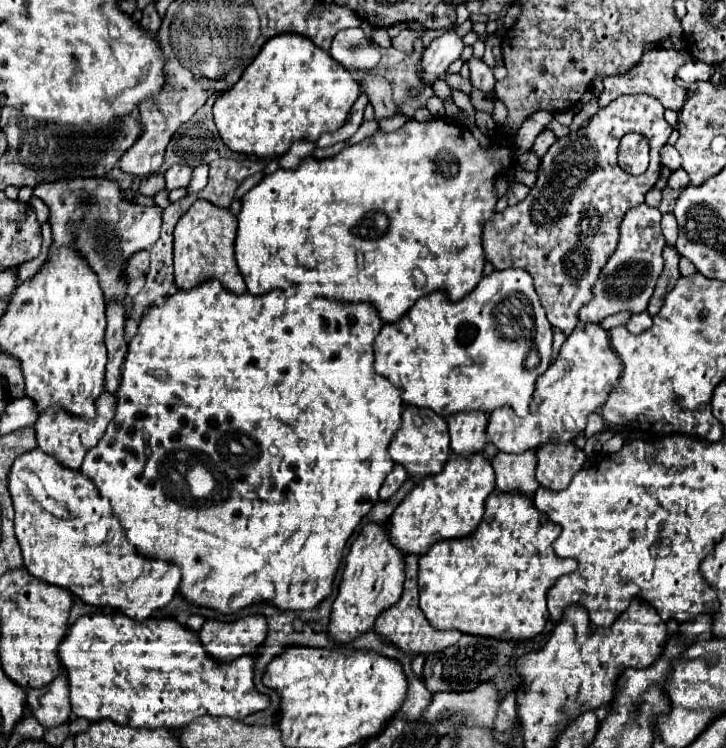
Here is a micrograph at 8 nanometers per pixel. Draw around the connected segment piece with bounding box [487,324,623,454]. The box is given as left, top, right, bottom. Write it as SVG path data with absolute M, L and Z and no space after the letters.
M577 324L561 346L557 360L535 382L535 396L529 404L529 416L519 418L511 412L511 408L495 410L489 416L489 440L507 454L535 450L539 444L547 442L573 442L573 438L585 430L589 414L599 410L611 388L615 388L619 372L623 372L619 356L611 352L607 332L599 324Z

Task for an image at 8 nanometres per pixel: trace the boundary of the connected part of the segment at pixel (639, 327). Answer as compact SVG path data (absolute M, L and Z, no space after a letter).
M649 312L633 314L631 320L627 322L627 330L629 330L631 334L641 334L641 332L645 332L649 326L651 326L651 316L649 316Z

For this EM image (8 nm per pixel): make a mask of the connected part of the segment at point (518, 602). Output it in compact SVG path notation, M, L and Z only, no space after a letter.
M493 492L485 502L485 514L477 530L467 538L443 540L419 558L419 606L435 630L459 630L461 634L483 636L493 640L529 640L543 632L547 612L547 592L555 580L577 568L575 560L555 556L551 544L559 536L559 526L531 504L523 494Z

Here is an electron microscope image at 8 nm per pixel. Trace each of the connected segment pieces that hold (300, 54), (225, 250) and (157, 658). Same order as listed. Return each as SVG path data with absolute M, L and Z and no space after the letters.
M275 36L239 82L213 104L213 120L223 144L239 154L275 158L286 153L296 140L315 142L323 132L343 126L351 104L359 96L353 74L303 36Z
M195 200L175 226L173 260L175 260L175 284L179 290L191 290L197 284L219 280L225 290L233 294L245 294L245 282L235 264L235 232L237 218L229 208L217 208L207 200Z
M121 612L113 614L87 614L81 616L65 634L57 646L59 662L67 672L73 714L87 718L89 722L113 720L131 728L169 728L179 730L183 724L199 716L227 716L243 720L253 712L261 712L269 706L269 698L253 690L253 658L241 656L233 662L213 662L205 652L199 638L189 628L181 626L173 618L147 618L135 622Z

